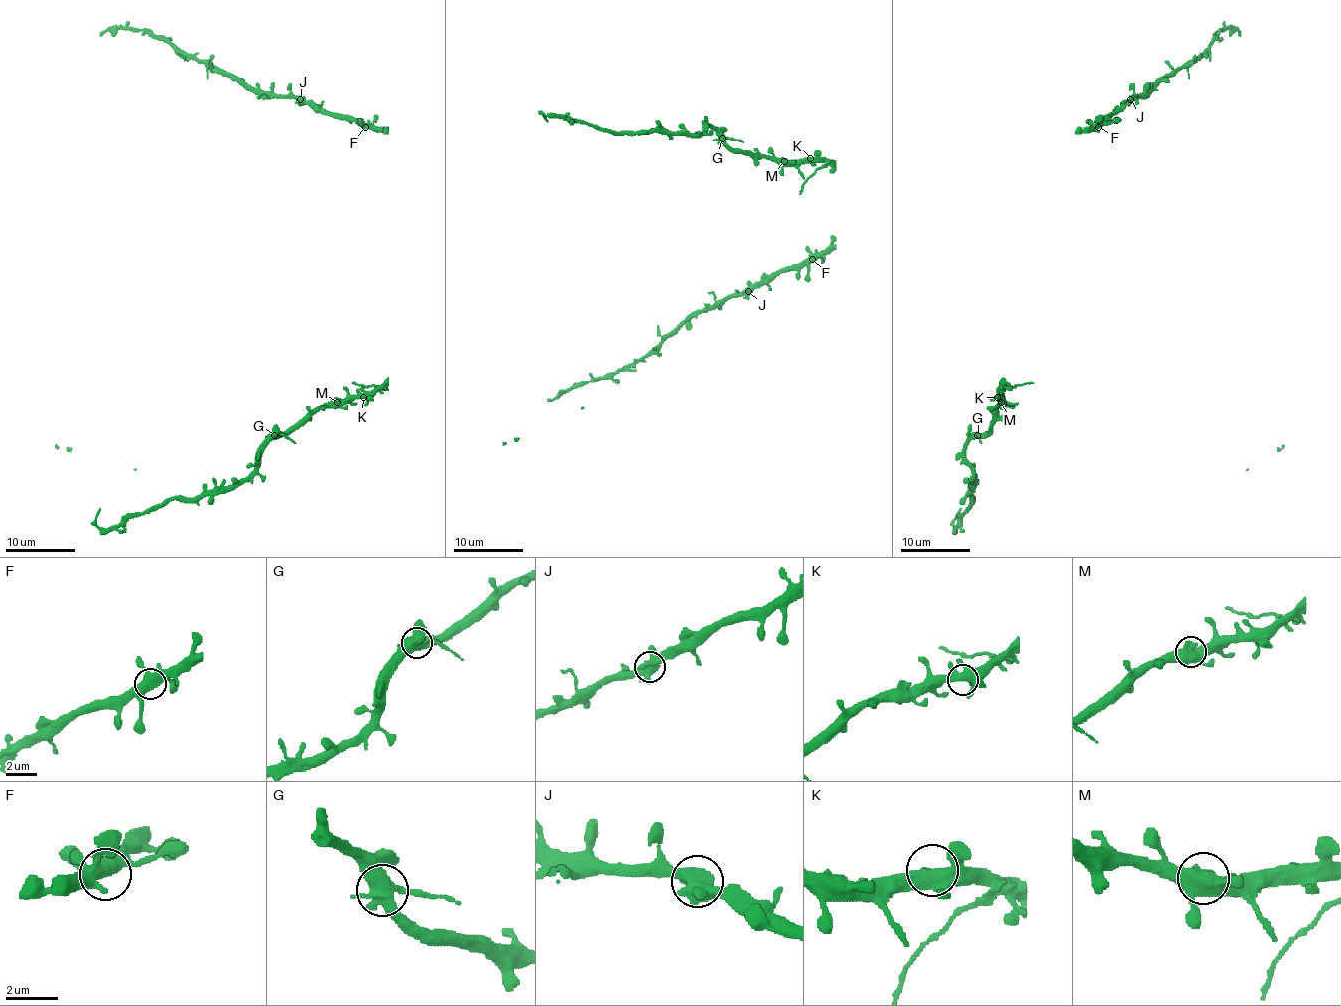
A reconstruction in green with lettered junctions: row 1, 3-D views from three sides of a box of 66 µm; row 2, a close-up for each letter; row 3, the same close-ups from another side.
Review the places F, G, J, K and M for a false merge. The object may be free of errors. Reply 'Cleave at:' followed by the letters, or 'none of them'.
Cleave at: none of them

